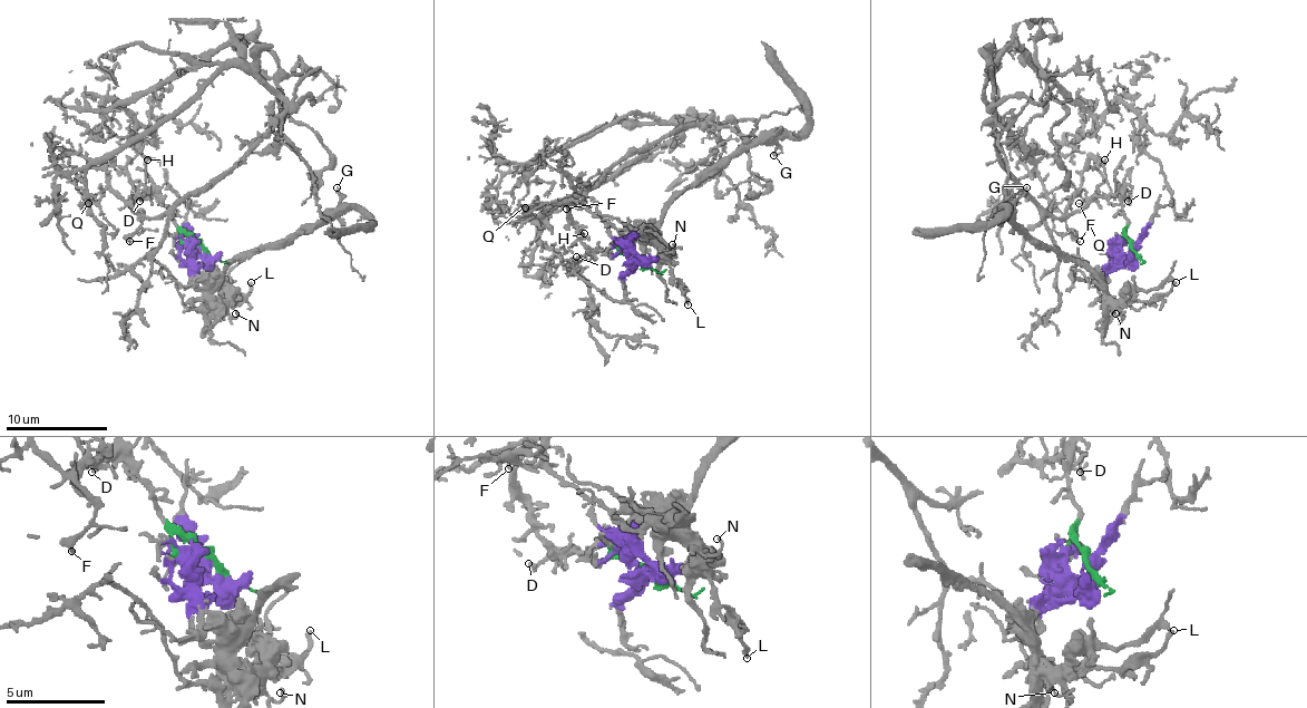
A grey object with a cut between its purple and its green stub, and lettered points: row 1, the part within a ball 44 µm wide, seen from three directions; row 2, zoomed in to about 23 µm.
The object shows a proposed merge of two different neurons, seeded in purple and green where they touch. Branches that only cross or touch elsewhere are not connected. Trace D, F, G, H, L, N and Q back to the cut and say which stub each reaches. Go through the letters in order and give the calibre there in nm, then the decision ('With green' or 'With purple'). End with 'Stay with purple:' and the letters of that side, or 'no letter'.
D: Thickness 150 nm. With green
F: Thickness 360 nm. With green
G: Thickness 170 nm. With purple
H: Thickness 140 nm. With green
L: Thickness 180 nm. With purple
N: Thickness 120 nm. With purple
Q: Thickness 80 nm. With green
Stay with purple: G, L, N

